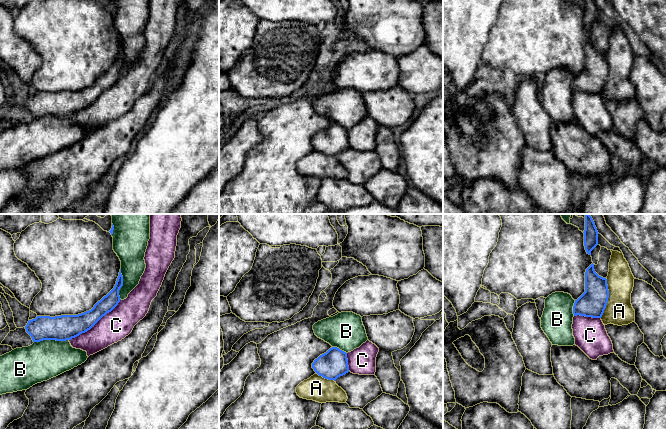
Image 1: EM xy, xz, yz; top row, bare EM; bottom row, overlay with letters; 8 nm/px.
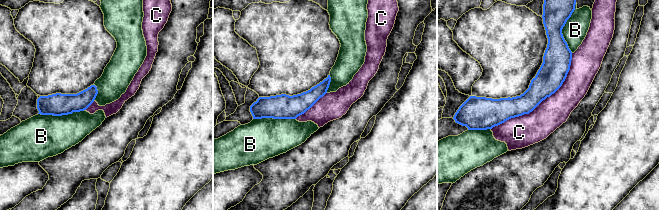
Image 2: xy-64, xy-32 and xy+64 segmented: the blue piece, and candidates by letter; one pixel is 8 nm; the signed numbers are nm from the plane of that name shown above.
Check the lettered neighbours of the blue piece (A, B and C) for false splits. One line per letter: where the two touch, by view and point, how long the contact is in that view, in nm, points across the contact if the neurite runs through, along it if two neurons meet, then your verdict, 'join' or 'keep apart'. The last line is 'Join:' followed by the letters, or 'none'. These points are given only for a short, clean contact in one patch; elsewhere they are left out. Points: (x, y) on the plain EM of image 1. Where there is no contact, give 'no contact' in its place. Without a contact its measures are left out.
A: meets blue in yz at (608, 73); contact 320 nm long; keep apart
B: meets blue in xy at (51, 115); contact 280 nm long; join
C: meets blue in xy at (95, 99); contact 550 nm long; keep apart
Join: B

